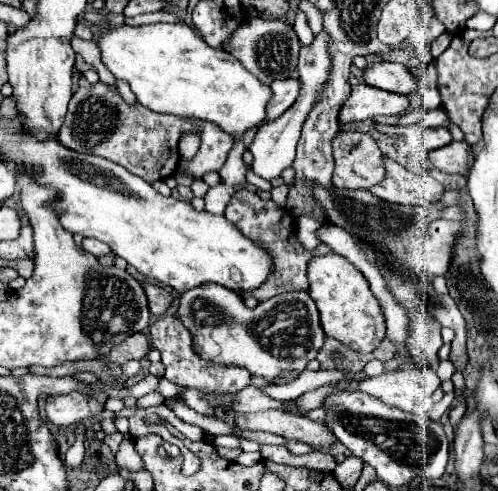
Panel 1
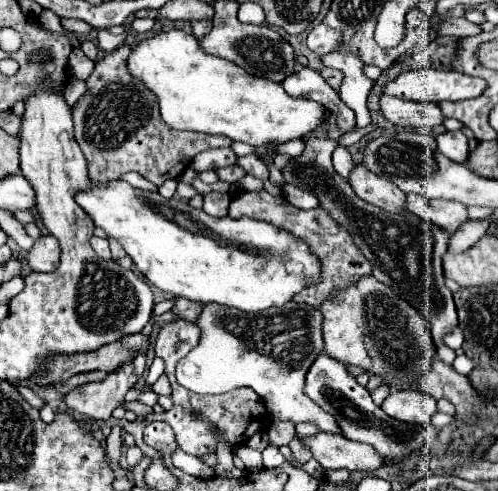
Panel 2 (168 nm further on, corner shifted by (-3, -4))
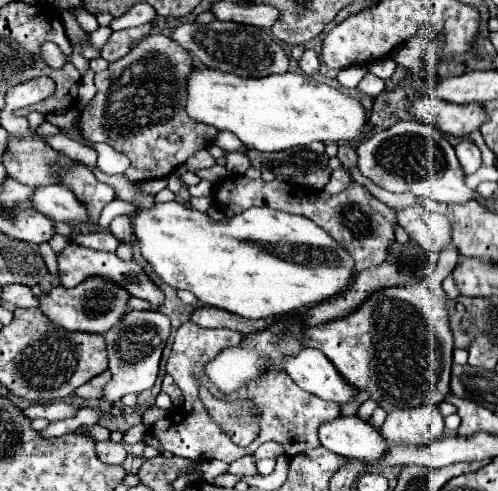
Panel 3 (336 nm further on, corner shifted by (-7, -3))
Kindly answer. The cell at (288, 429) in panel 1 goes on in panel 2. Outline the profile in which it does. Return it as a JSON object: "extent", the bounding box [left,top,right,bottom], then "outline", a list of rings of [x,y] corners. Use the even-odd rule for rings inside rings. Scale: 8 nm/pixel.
{"extent":[301,432,385,472],"outline":[[[319,432],[315,436],[301,438],[301,442],[313,452],[313,458],[325,470],[333,470],[333,468],[347,468],[351,472],[377,470],[379,466],[385,464],[383,458],[379,458],[369,444],[351,442],[341,434],[335,436],[331,432]]]}

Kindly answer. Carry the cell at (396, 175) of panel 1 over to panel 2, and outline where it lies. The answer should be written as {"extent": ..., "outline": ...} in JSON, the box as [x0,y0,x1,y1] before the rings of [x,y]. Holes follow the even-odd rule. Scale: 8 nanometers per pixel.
{"extent":[407,194,467,234],"outline":[[[407,194],[407,210],[451,234],[467,220],[467,208],[463,204],[451,200],[427,200],[421,194]]]}

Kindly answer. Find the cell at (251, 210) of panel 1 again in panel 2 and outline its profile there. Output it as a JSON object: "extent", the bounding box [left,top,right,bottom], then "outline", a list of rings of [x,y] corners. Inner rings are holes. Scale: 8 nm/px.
{"extent":[229,190,371,308],"outline":[[[263,190],[263,192],[241,192],[239,196],[233,196],[233,200],[229,204],[229,216],[231,218],[247,216],[253,220],[263,220],[267,224],[275,224],[277,228],[289,230],[291,236],[303,240],[311,248],[311,252],[315,252],[315,256],[321,264],[321,276],[315,284],[309,284],[307,288],[303,288],[303,292],[299,292],[299,296],[293,298],[295,302],[305,302],[313,308],[319,308],[321,302],[325,302],[333,290],[343,288],[365,274],[371,274],[371,262],[353,244],[353,238],[349,236],[349,232],[345,228],[341,228],[339,224],[335,224],[323,208],[299,210],[299,208],[291,206],[283,196],[275,198]]]}

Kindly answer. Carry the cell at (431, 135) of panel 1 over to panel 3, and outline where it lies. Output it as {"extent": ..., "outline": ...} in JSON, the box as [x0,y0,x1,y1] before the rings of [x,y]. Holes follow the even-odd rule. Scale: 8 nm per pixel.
{"extent":[455,141,481,175],"outline":[[[461,141],[455,147],[455,151],[457,151],[457,157],[461,161],[461,167],[463,167],[465,175],[471,175],[471,173],[475,173],[481,167],[481,151],[477,149],[475,143]]]}

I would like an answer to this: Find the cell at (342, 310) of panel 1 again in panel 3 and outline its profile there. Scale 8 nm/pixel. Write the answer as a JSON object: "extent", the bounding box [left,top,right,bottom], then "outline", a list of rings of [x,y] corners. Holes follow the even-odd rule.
{"extent":[301,249,457,413],"outline":[[[445,249],[439,255],[437,271],[425,281],[377,291],[353,315],[307,329],[301,343],[323,351],[343,379],[359,393],[367,391],[387,413],[397,407],[439,405],[449,391],[453,365],[453,335],[449,331],[447,297],[441,281],[455,269],[457,261],[457,249]]]}

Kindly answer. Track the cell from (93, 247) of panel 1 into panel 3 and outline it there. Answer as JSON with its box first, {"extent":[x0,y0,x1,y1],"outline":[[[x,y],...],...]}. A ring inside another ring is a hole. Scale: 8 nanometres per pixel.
{"extent":[73,233,119,253],"outline":[[[87,233],[87,235],[77,235],[73,241],[79,243],[81,247],[97,249],[97,251],[109,251],[109,253],[115,253],[115,249],[119,247],[119,241],[117,241],[111,233]]]}

